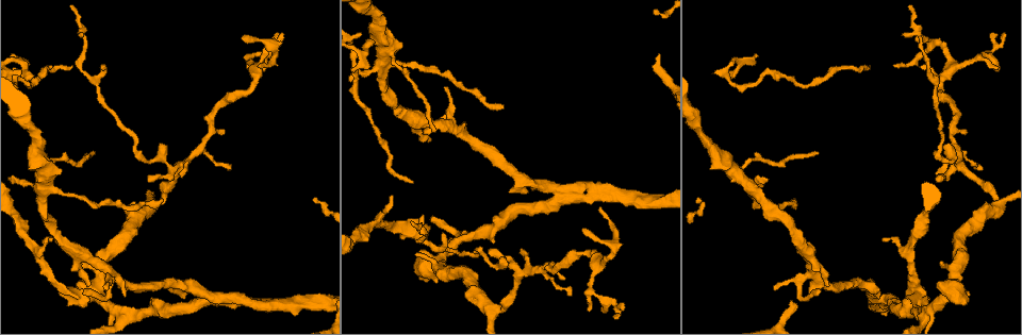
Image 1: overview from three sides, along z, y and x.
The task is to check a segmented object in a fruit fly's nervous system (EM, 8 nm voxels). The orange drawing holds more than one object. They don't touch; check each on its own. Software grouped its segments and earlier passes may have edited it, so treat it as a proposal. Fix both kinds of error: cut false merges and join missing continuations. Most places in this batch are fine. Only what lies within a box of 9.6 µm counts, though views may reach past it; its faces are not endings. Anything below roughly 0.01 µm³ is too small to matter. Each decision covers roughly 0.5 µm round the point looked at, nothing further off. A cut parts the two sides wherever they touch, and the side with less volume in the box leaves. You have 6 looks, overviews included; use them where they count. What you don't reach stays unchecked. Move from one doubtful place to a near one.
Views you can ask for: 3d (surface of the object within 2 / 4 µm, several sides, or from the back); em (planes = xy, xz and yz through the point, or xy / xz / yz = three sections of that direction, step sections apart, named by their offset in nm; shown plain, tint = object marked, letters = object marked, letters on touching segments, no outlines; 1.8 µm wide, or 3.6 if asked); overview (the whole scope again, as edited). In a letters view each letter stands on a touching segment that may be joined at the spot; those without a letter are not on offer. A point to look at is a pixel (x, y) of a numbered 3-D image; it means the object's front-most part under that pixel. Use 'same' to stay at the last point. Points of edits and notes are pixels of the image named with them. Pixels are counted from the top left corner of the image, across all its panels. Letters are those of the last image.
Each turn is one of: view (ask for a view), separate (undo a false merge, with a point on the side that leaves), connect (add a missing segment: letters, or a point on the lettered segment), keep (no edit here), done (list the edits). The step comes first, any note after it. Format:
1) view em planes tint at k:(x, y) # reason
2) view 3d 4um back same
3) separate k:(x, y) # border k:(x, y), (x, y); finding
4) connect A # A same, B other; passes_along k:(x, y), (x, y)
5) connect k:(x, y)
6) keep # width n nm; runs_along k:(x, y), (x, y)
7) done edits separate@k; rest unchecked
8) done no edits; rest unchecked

view 3d 4um at 1:(88, 301) # branch stops here

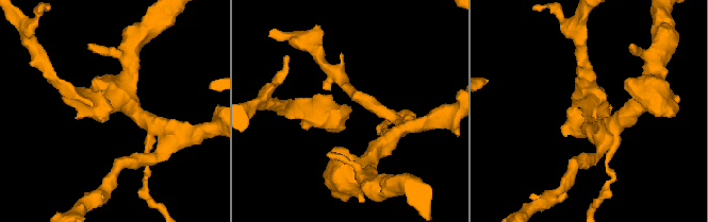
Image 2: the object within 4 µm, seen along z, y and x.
view em yz step 8 letters at 2:(112, 108) # need the tissue

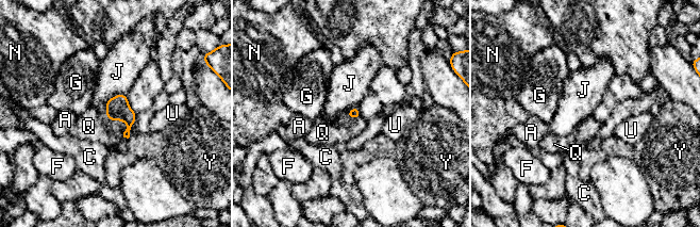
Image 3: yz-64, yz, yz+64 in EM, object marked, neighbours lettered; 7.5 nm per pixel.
view em planes letters same # cut it another way

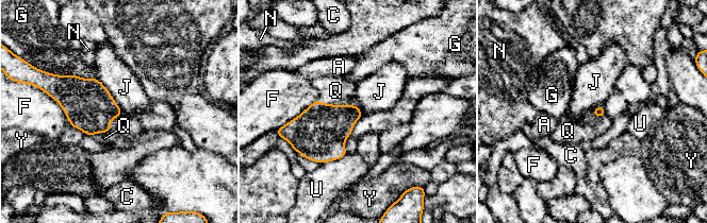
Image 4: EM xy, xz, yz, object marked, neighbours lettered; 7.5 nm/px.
connect Q # longest_contact G 320 nm; A other, C other, F other, G other, J other, N other, Q same, U other, Y other; passes_along 4:(318, 134), (332, 105), (335, 90); it goes on there

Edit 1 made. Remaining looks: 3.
view overview

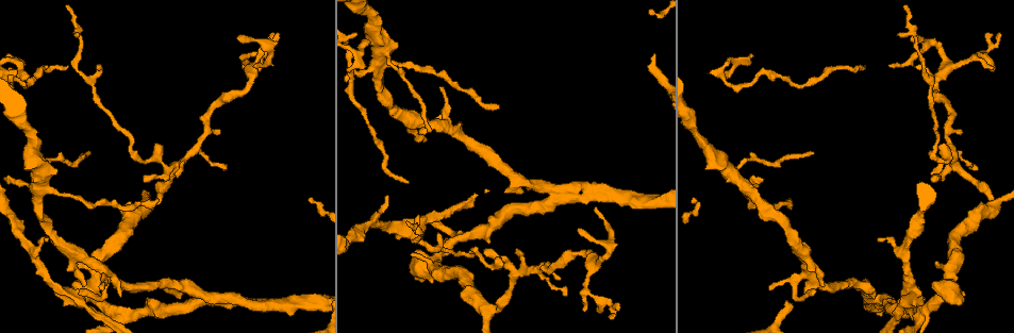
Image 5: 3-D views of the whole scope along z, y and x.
view 3d 2um at 5:(552, 200) # arms run side by side

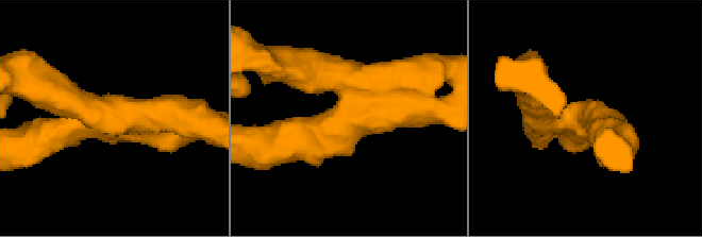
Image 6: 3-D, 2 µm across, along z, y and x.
view em planes letters at 6:(351, 108) # arms 4; need the tissue

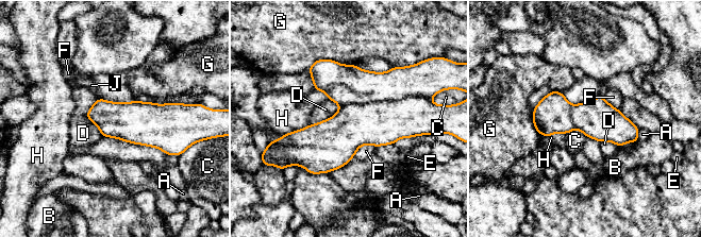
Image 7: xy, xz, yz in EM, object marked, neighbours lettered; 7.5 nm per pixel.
keep # A other, B other, C other, D other, E other, F other, G other, H other, J other; border 7:(566, 134), (580, 130), (586, 136); continuous, no second neuron

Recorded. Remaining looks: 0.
done edits connect@4; rest unchecked

